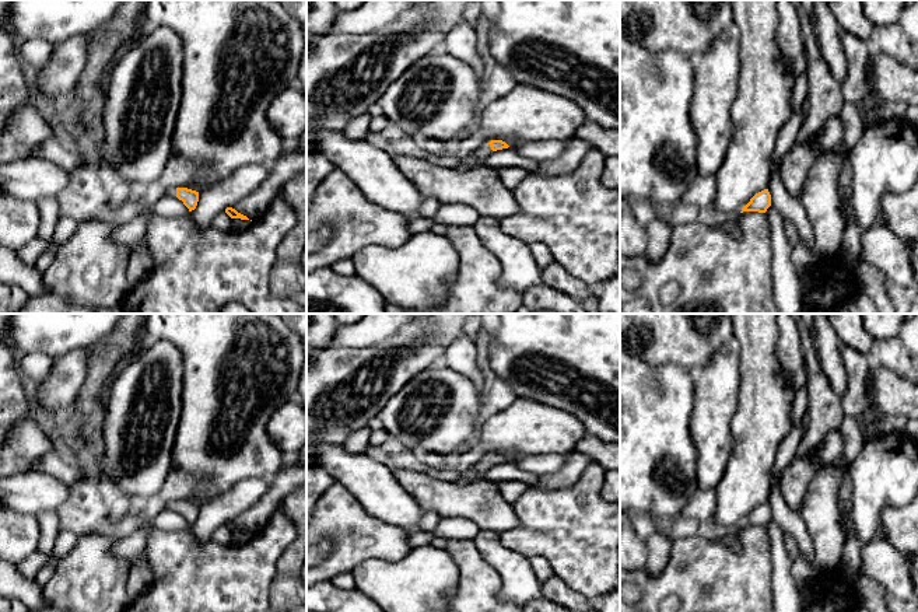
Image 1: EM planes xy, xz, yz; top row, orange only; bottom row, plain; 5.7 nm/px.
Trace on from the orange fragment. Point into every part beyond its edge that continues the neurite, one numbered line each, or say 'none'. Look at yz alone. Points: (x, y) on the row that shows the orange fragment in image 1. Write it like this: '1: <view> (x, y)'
none

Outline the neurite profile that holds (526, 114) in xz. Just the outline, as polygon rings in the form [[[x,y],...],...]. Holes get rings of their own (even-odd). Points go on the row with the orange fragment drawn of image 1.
[[[516,84],[508,94],[484,104],[480,125],[458,147],[458,158],[469,157],[491,140],[502,140],[509,147],[526,141],[570,140],[585,123],[585,112],[572,99],[533,85]]]

